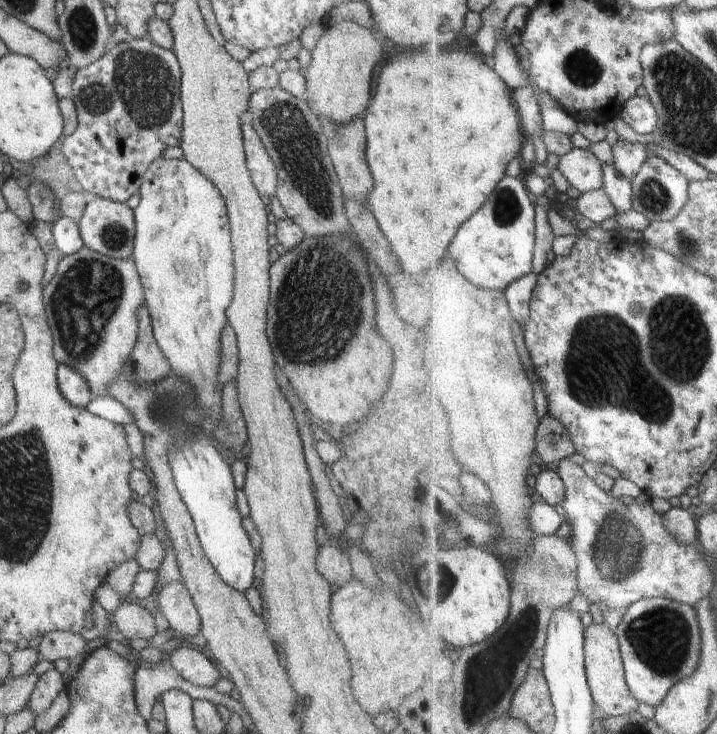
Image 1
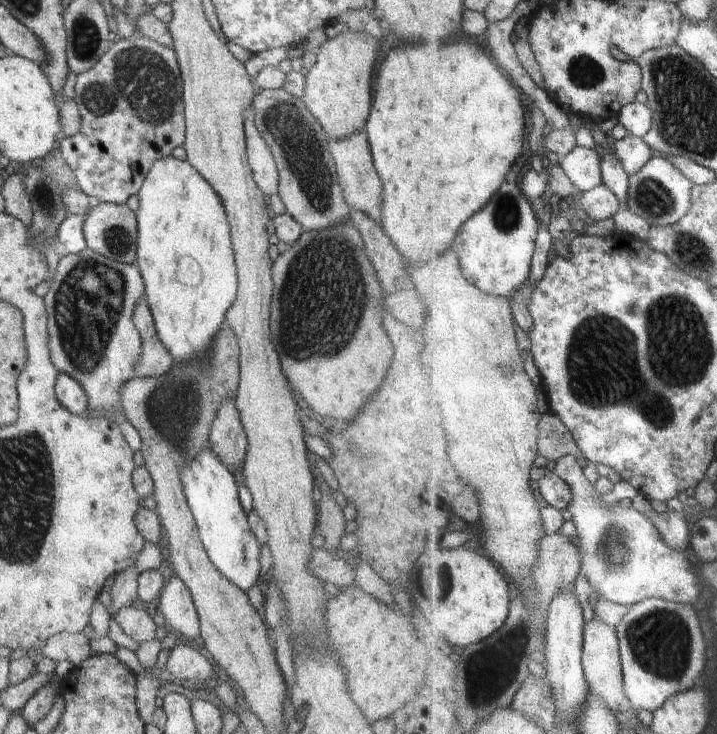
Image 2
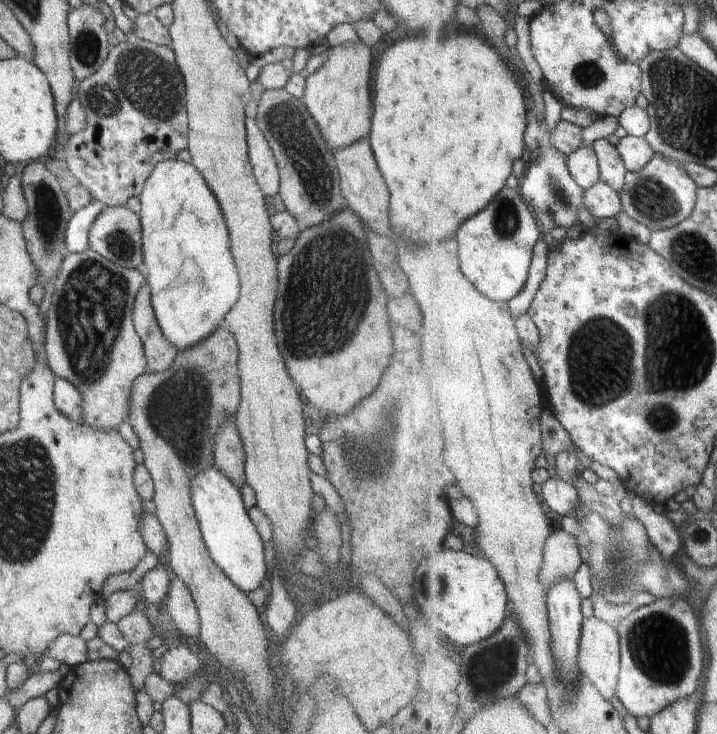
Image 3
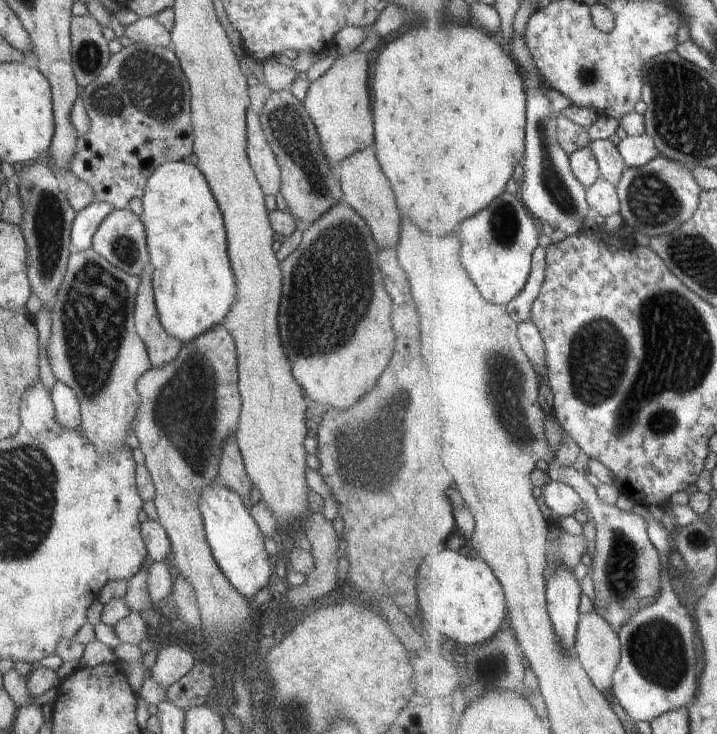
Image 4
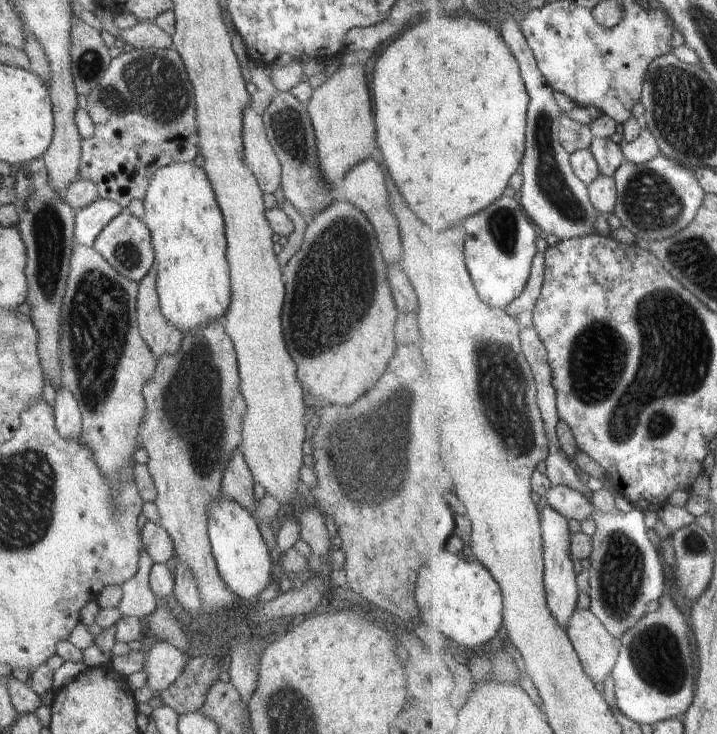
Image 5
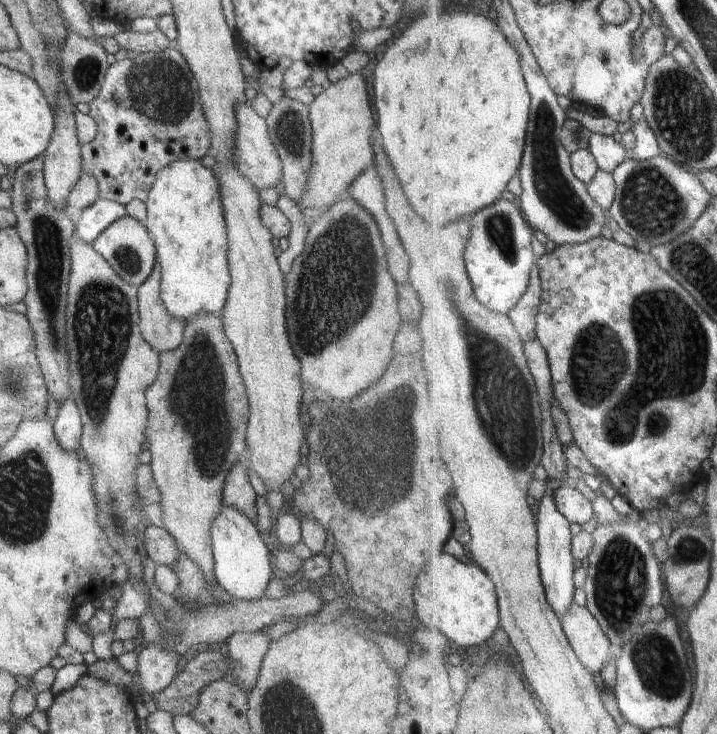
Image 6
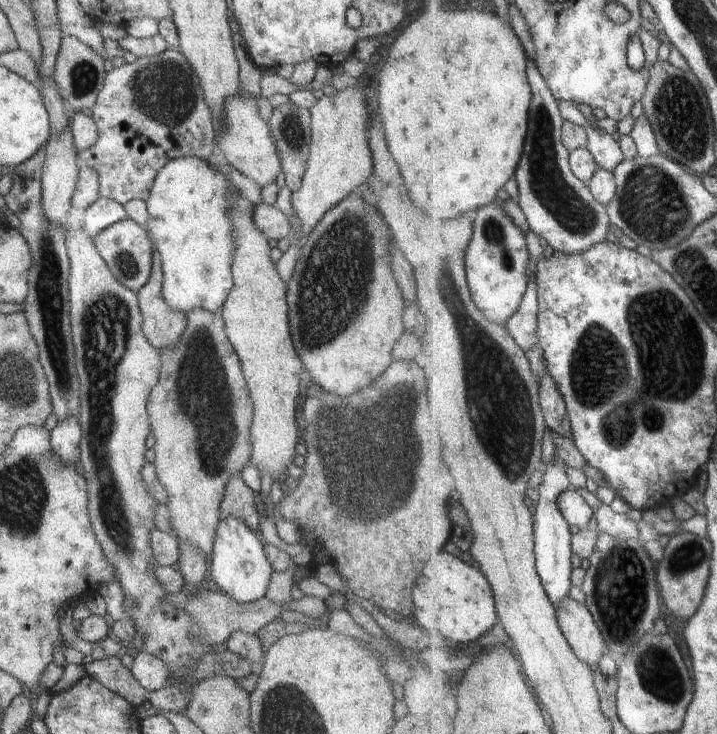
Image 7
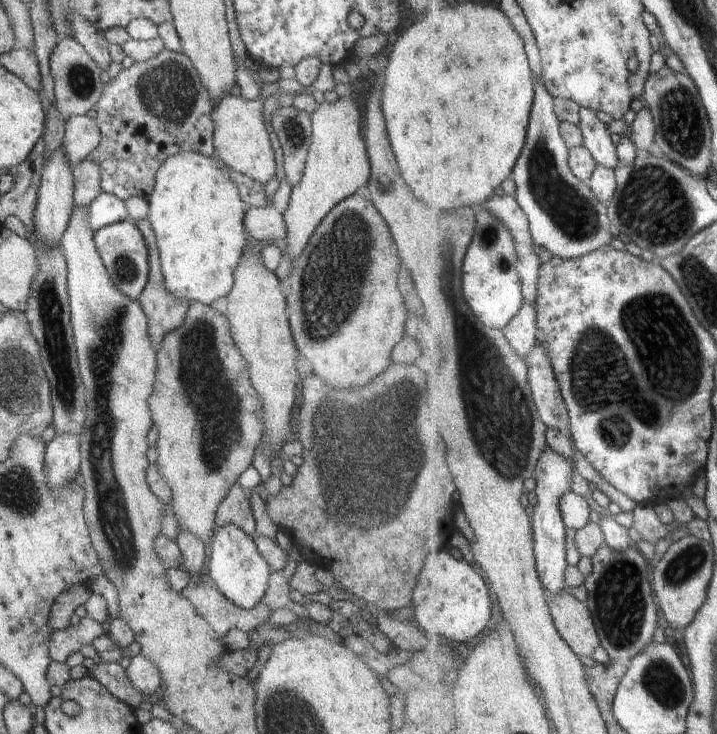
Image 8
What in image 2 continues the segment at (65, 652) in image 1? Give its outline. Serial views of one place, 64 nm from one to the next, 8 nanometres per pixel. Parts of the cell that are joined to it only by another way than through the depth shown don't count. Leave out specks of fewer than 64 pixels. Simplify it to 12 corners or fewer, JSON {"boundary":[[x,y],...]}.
{"boundary":[[59,632],[46,640],[40,657],[78,666],[90,656],[84,633]]}

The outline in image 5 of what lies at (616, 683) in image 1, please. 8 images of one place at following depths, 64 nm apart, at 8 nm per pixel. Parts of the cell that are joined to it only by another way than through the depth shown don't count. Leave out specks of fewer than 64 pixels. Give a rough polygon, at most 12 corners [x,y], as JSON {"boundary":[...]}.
{"boundary":[[592,609],[568,631],[586,672],[602,687],[620,658],[614,633]]}

